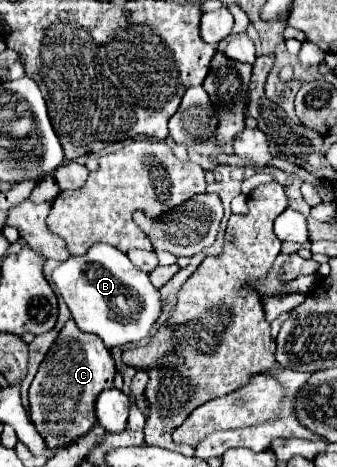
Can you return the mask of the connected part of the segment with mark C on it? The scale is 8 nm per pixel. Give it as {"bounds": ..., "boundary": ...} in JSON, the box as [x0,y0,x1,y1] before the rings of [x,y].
{"bounds":[28,318,114,448],"boundary":[[[70,318],[60,330],[56,342],[50,346],[48,354],[44,356],[28,392],[30,418],[36,430],[46,440],[48,448],[74,442],[76,438],[92,430],[92,426],[96,424],[96,396],[102,390],[112,388],[114,374],[114,358],[110,350],[104,348],[104,342],[98,336],[80,332],[80,328],[76,328],[76,322]]]}

